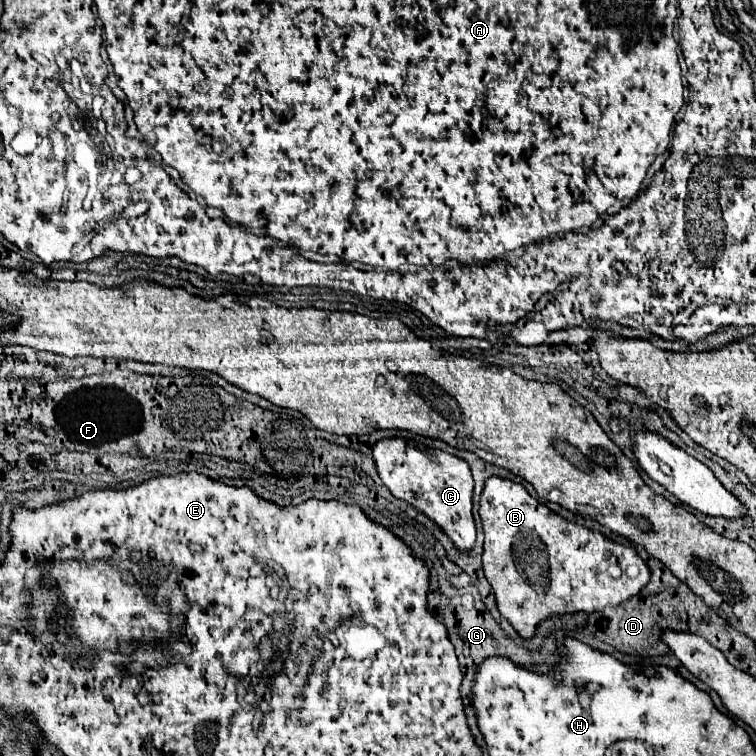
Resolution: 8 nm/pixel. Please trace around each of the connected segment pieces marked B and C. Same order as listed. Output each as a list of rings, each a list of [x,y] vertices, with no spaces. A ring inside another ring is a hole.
[[[489,477],[479,505],[485,533],[485,577],[495,591],[501,615],[525,639],[535,633],[539,621],[553,613],[591,613],[607,605],[619,605],[637,595],[651,579],[651,569],[633,547],[625,547],[599,531],[563,519],[511,479]],[[615,567],[623,571],[619,581],[615,581]]]
[[[401,437],[377,441],[373,445],[373,459],[379,477],[397,499],[403,499],[429,515],[461,551],[467,551],[475,545],[475,523],[471,515],[473,477],[465,459],[441,449],[421,449]]]

